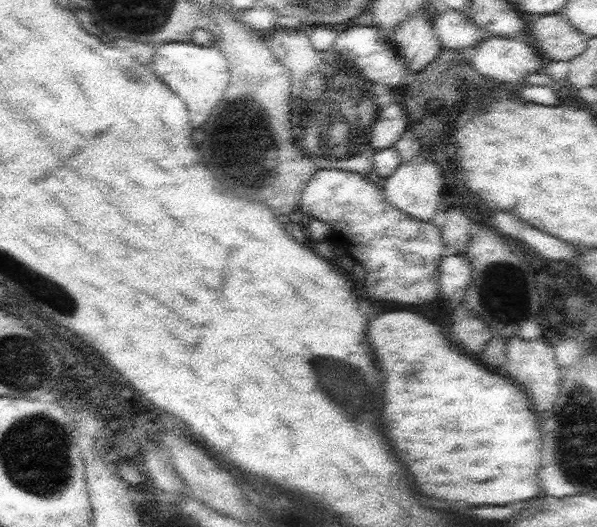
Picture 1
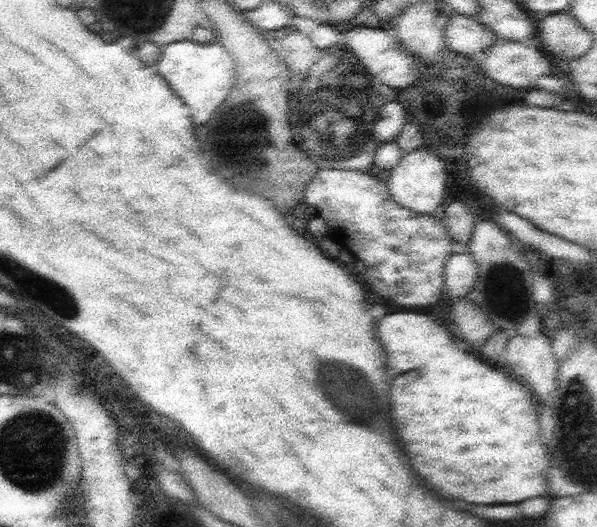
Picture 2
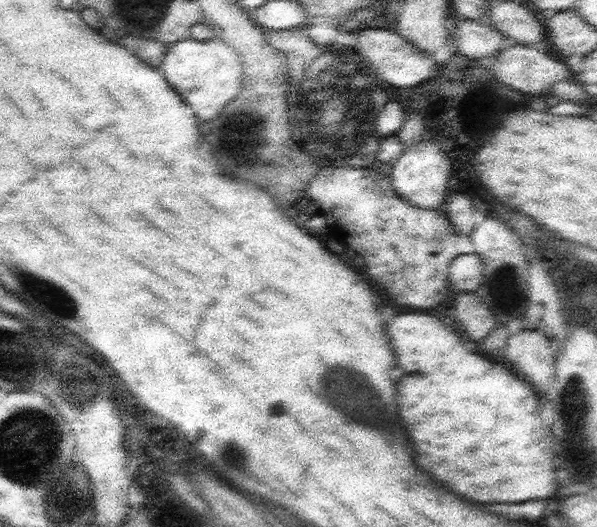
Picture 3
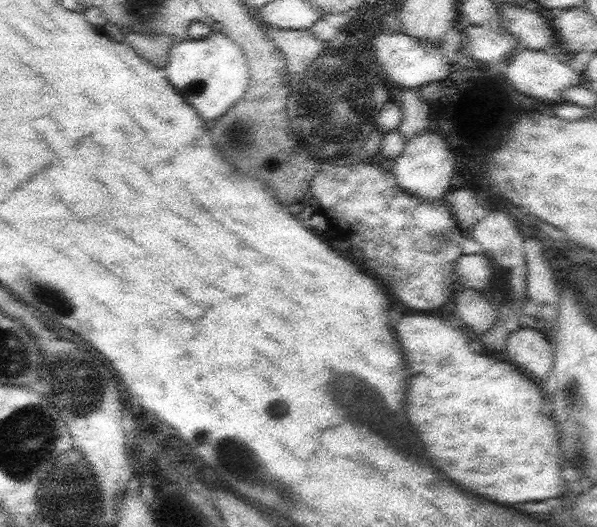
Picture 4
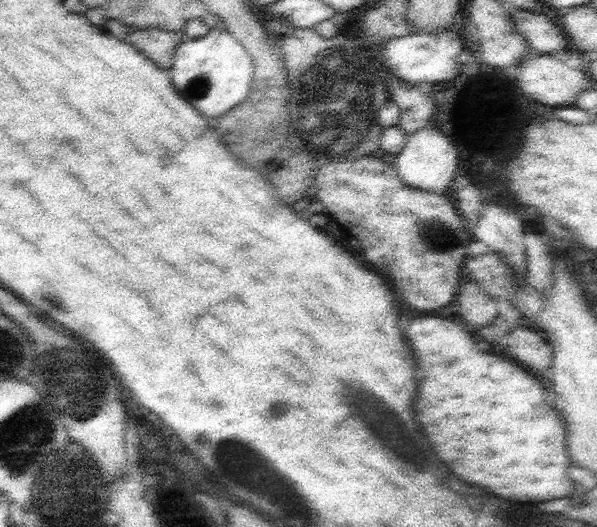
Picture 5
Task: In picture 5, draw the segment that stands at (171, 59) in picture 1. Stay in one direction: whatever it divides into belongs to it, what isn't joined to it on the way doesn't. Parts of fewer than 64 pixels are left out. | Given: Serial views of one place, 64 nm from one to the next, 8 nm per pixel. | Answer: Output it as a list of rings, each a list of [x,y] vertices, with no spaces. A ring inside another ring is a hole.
[[[221,22],[199,40],[181,42],[175,50],[173,70],[171,70],[173,84],[179,96],[183,96],[183,100],[193,104],[205,118],[217,118],[225,114],[229,108],[241,106],[243,100],[247,100],[247,96],[251,94],[253,74],[255,68],[251,56],[233,38],[233,34],[225,30]]]

